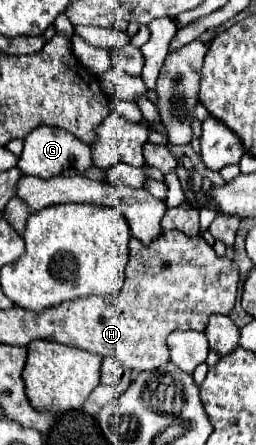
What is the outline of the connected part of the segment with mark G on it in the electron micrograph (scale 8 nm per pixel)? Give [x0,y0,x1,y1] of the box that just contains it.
[18,126,92,178]

